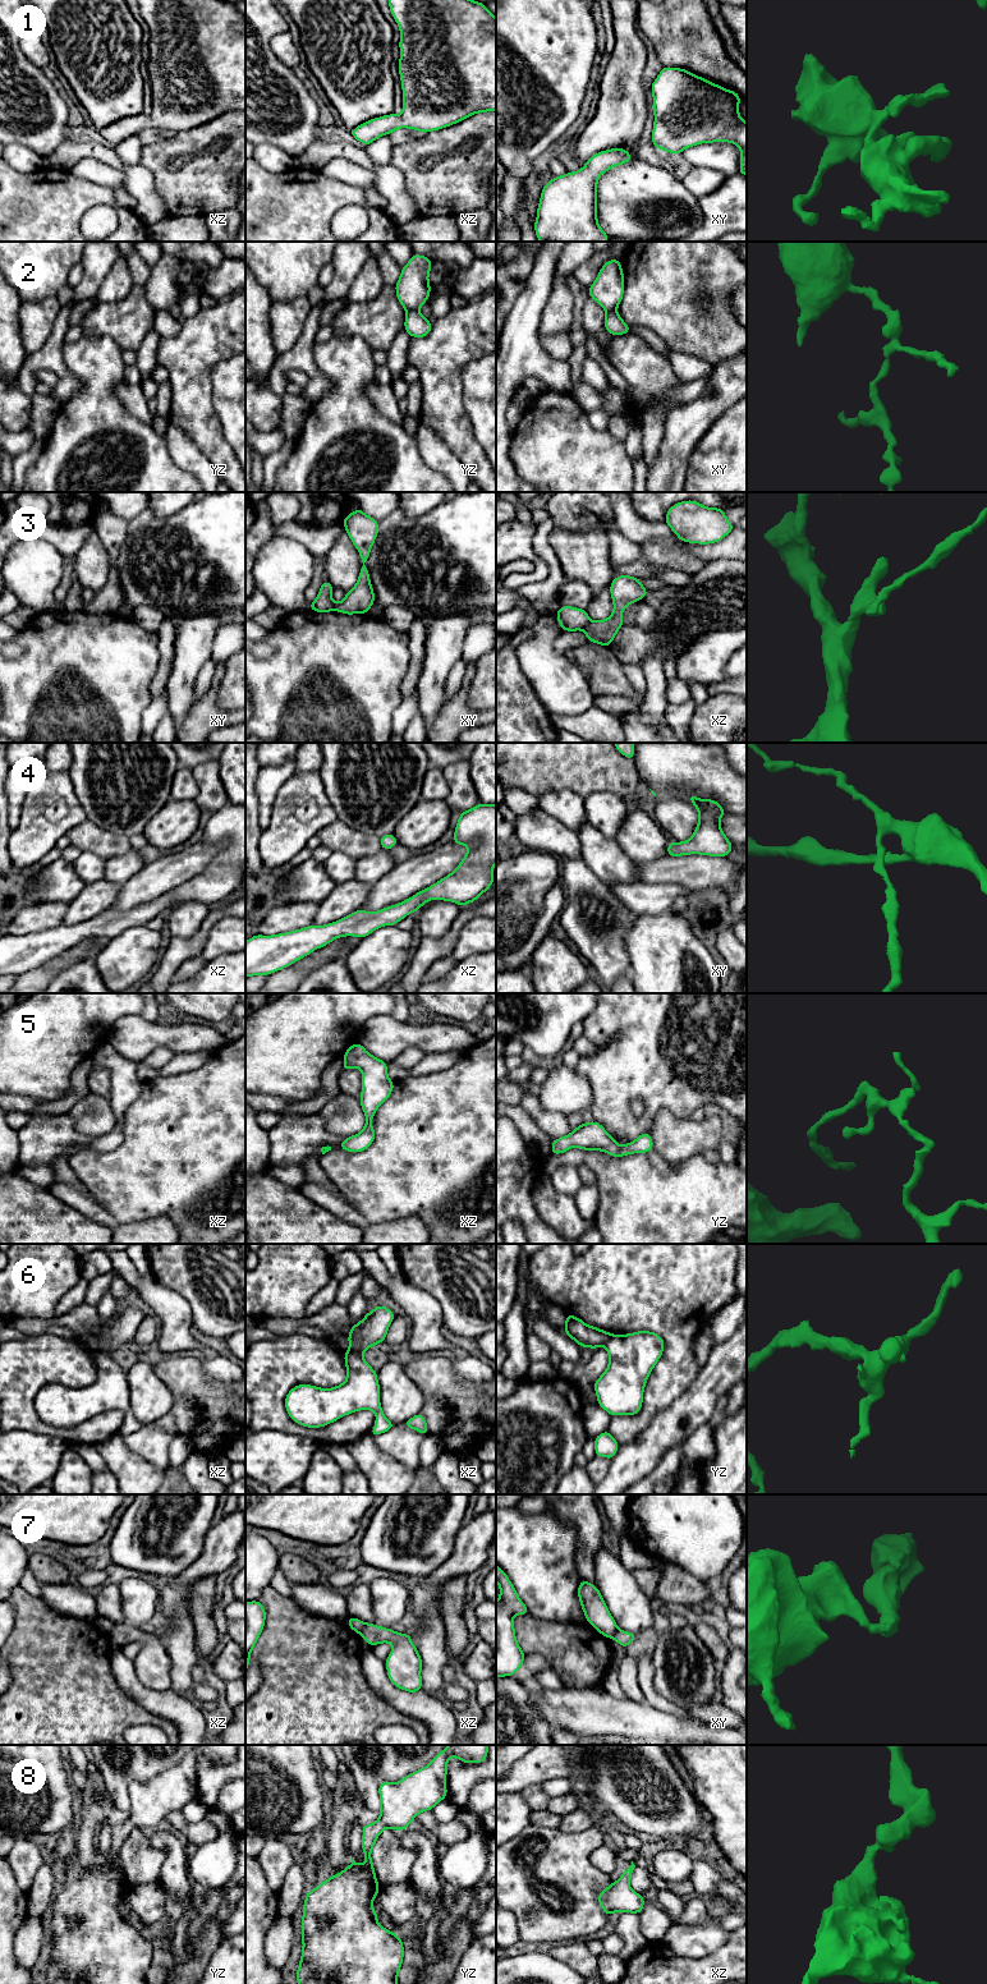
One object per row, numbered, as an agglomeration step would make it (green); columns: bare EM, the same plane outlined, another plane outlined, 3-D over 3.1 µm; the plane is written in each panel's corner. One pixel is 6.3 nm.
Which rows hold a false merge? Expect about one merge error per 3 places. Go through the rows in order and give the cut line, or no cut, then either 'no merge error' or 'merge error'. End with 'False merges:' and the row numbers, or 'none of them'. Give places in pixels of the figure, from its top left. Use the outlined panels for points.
1: no cut; no merge error
2: cut in yz along (418, 310), (409, 310), (407, 312); merge error
3: cut in xz along (590, 620), (582, 629); merge error
4: no cut; no merge error
5: no cut; no merge error
6: cut in xz along (349, 1350), (361, 1356); merge error
7: cut in xz along (366, 1624), (359, 1633); merge error
8: no cut; no merge error
False merges: 2, 3, 6, 7

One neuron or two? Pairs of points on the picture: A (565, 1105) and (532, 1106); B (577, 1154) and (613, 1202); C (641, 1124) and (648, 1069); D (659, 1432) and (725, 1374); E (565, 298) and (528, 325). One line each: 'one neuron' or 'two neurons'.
A: two neurons
B: one neuron
C: one neuron
D: one neuron
E: two neurons

